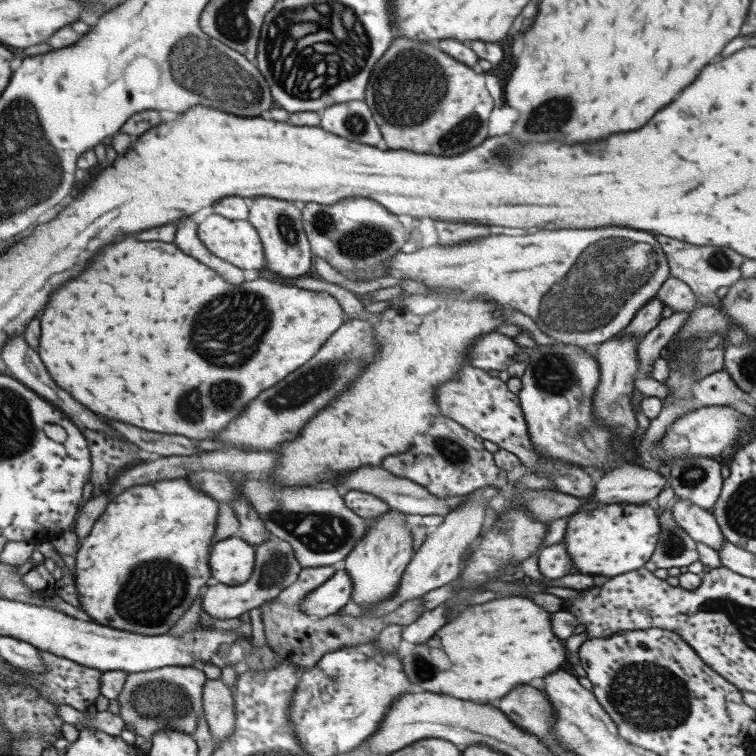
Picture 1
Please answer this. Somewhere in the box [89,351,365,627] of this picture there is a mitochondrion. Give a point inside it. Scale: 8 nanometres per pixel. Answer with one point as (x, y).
(319, 532)

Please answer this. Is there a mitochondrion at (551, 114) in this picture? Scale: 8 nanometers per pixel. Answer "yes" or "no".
yes

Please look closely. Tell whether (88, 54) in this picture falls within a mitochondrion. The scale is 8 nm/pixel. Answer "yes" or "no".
no

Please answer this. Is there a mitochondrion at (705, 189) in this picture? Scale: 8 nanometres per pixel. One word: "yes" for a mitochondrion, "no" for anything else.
no

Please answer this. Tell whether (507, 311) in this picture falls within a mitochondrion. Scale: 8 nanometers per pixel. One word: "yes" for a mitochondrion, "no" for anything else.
no

